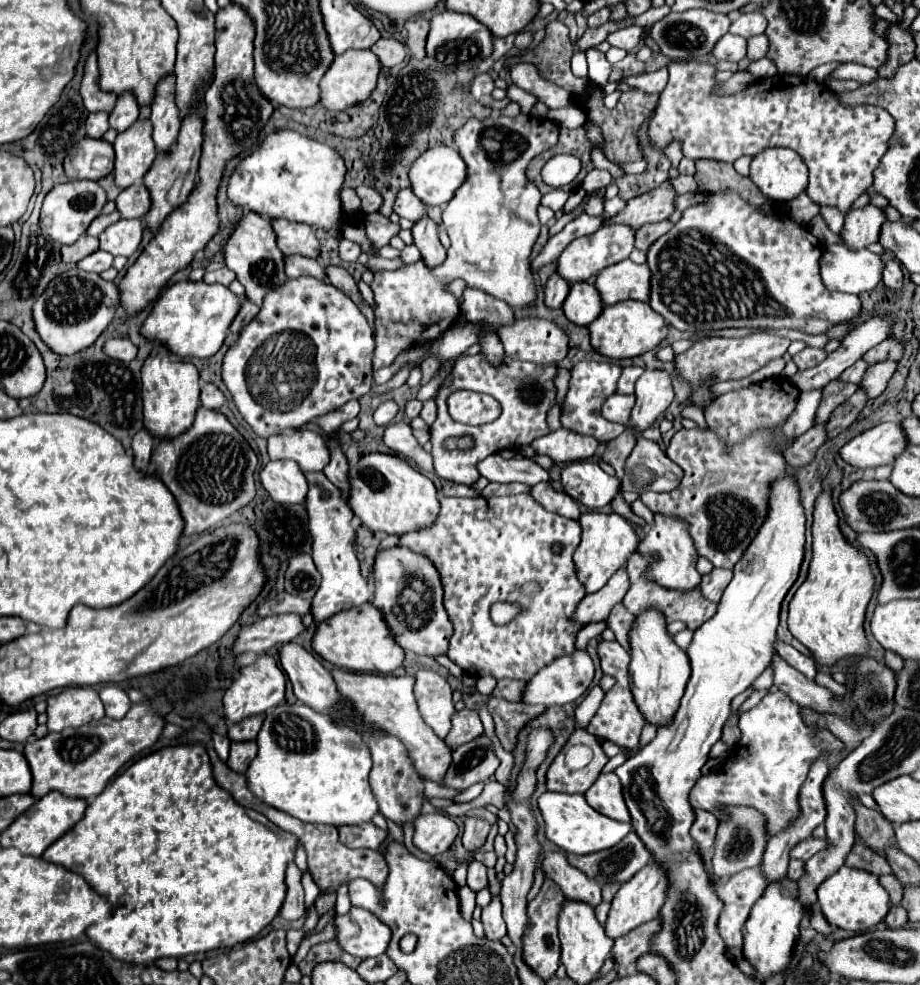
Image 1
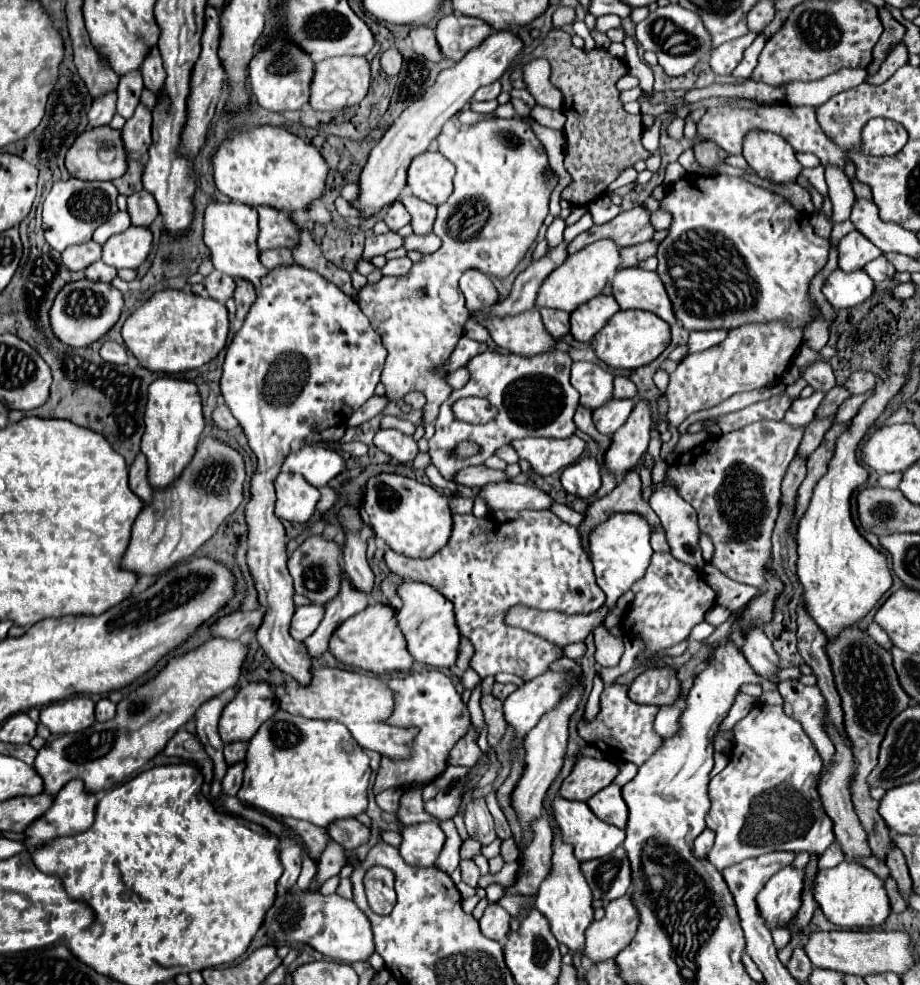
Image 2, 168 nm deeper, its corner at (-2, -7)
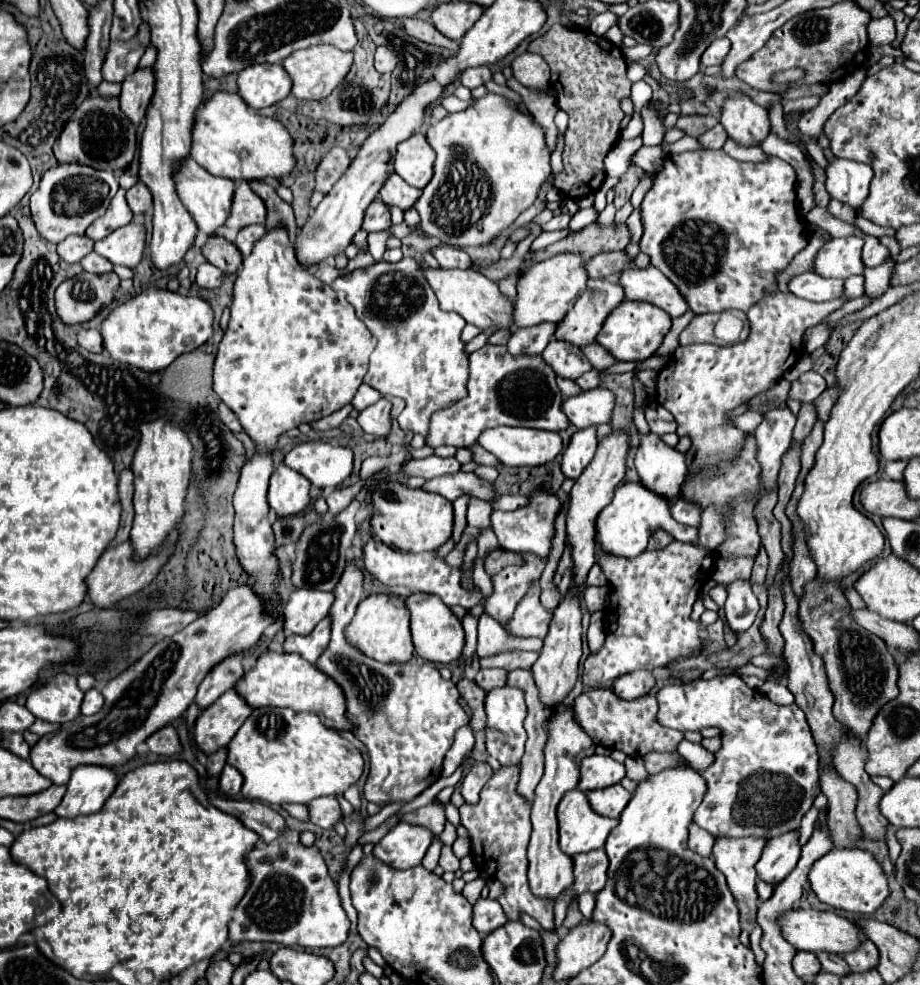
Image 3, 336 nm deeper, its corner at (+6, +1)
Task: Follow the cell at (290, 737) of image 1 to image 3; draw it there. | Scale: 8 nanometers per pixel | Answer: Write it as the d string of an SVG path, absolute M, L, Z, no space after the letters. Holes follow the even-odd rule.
M254 708L242 728L228 744L228 764L232 764L242 776L242 798L262 800L266 804L308 804L320 796L340 796L352 784L356 784L364 772L364 758L346 738L336 730L326 728L312 712L296 712L292 708Z

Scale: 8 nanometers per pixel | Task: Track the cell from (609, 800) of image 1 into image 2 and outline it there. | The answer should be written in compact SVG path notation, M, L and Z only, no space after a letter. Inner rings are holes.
M610 784L608 788L604 788L596 796L592 796L586 804L592 808L592 812L600 820L604 820L604 822L608 822L608 824L612 824L616 828L626 828L628 806L626 806L626 802L622 798L620 786Z

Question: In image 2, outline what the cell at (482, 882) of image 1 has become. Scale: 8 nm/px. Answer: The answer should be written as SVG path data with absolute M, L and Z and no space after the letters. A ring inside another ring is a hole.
M460 860L460 870L462 870L462 880L464 880L468 886L476 888L476 882L478 882L478 878L480 878L480 872L478 872L476 864L474 864L472 860Z

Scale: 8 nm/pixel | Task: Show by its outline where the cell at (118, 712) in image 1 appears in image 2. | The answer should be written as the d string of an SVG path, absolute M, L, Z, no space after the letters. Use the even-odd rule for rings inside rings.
M102 698L96 702L96 722L104 722L116 714L116 704L108 698Z

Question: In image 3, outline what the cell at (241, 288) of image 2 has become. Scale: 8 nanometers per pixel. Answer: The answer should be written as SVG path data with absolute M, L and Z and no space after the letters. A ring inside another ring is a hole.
M224 236L208 238L208 242L204 246L204 256L210 260L210 264L220 268L224 274L238 272L238 268L242 264L240 250L230 240L226 240Z

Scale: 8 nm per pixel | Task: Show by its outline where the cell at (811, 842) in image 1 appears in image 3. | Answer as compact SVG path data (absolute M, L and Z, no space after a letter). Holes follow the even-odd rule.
M720 838L712 850L716 868L726 876L734 900L746 904L746 920L754 918L758 910L754 866L760 860L762 850L762 838Z

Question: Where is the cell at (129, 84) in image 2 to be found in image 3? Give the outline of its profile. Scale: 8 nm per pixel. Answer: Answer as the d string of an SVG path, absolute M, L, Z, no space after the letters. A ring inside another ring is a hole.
M142 24L138 38L130 42L110 42L110 48L102 66L102 76L106 82L122 82L128 74L136 72L138 62L148 44L148 36L150 36L148 26Z

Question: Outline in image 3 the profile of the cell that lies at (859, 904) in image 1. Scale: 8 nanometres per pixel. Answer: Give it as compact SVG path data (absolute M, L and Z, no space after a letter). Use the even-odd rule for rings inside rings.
M832 848L824 858L816 860L816 864L810 870L810 888L816 894L816 898L834 910L842 912L854 912L870 916L874 914L882 902L888 898L888 882L886 876L874 856L860 848Z

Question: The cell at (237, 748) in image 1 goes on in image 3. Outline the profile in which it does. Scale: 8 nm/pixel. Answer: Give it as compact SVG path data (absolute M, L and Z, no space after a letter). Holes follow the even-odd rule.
M230 764L224 766L222 774L220 774L220 782L218 782L218 788L222 794L230 796L230 798L236 798L240 794L240 786L242 786L242 776L240 772L236 772L236 768L232 768Z

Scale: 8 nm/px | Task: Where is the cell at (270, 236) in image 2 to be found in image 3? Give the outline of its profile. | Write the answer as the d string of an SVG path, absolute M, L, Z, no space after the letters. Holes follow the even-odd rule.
M236 182L232 212L230 212L228 224L224 228L226 236L232 238L240 228L244 228L248 224L264 224L264 220L266 220L266 206L260 200L260 196L256 196L252 192L250 184Z

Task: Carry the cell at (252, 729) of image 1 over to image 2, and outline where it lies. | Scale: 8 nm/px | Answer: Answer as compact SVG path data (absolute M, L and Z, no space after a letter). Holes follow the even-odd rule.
M236 742L236 744L226 744L226 746L224 746L224 760L226 760L228 766L244 760L246 744L248 744L248 742Z

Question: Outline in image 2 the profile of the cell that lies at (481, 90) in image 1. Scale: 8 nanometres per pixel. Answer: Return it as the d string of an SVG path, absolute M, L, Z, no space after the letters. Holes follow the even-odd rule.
M492 82L492 84L488 84L488 86L482 86L482 88L474 94L474 98L476 98L476 100L496 100L498 94L500 94L500 82Z

